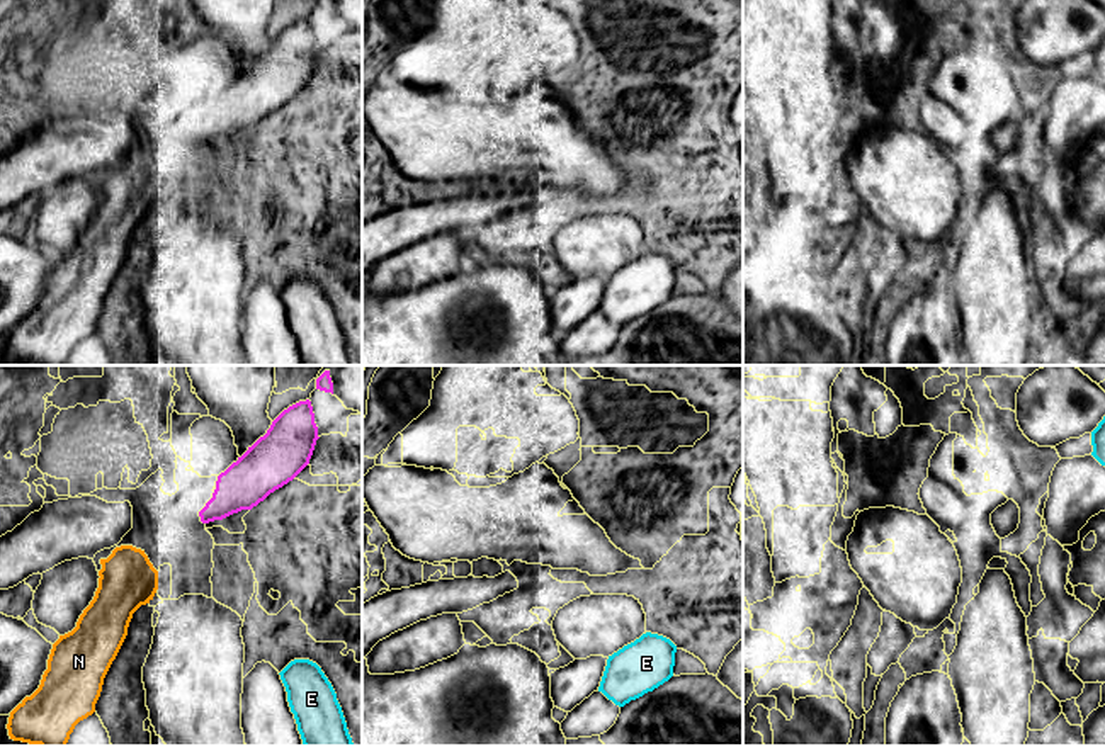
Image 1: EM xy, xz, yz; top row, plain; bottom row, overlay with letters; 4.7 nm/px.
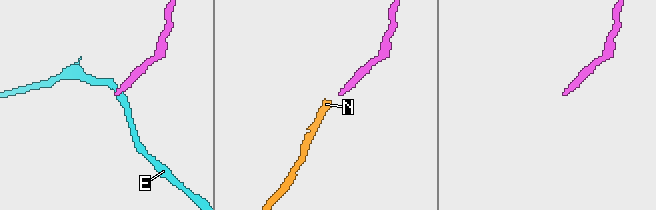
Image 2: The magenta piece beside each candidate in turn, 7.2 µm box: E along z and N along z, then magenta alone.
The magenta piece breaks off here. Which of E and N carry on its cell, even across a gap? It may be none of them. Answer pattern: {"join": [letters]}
{"join": []}

